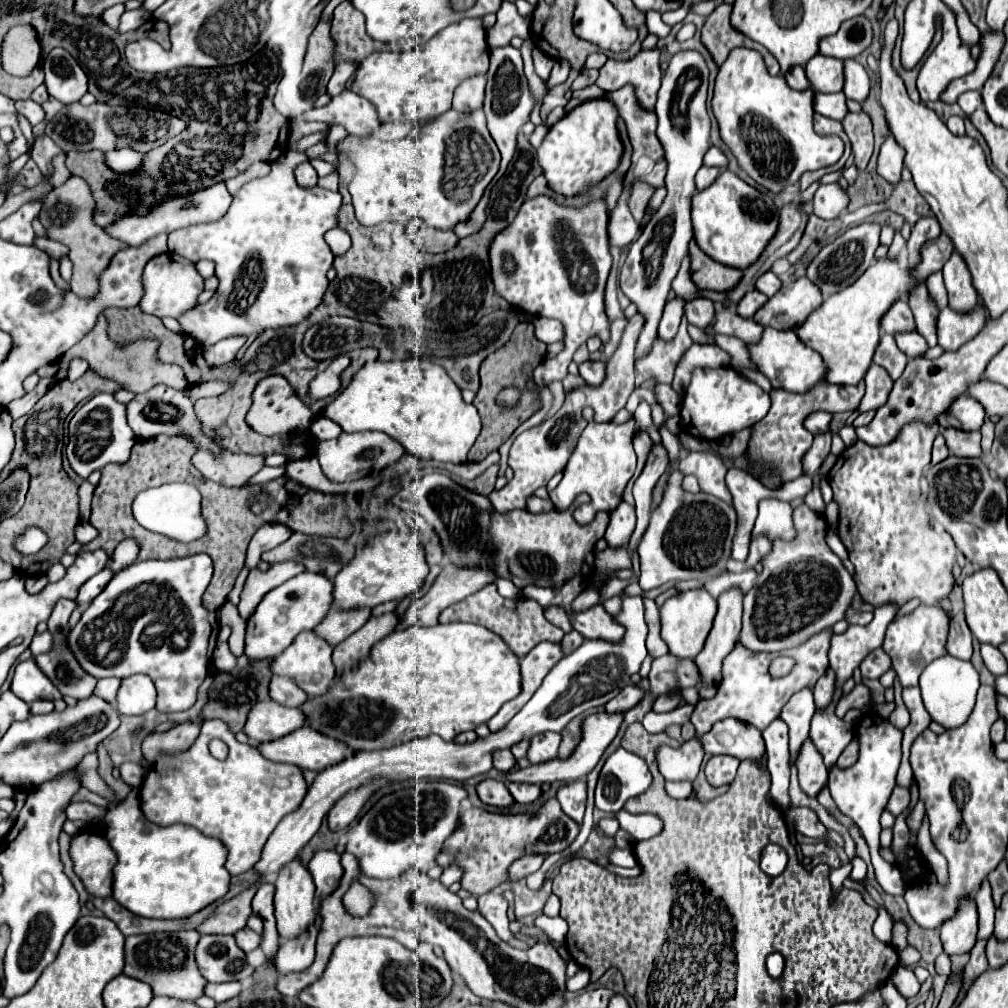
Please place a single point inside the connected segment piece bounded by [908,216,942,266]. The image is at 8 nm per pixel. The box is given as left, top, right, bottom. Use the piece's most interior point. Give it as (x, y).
(927, 227)

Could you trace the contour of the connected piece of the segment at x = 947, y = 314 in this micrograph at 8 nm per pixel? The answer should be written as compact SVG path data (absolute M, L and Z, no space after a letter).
M976 304L972 312L958 314L952 308L944 308L938 316L938 344L944 350L958 350L972 340L986 324L986 308Z

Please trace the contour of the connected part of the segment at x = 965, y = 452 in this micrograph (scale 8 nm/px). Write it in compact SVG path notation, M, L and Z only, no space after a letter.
M944 428L942 436L950 454L954 456L980 456L980 432L964 432L958 428Z

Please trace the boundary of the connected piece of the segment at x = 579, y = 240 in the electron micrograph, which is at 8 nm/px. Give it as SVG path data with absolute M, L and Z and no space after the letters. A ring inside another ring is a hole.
M536 196L522 204L518 210L516 220L504 228L500 234L496 234L492 248L490 248L490 266L492 266L492 280L496 286L496 292L514 308L524 310L532 316L548 316L562 320L566 332L564 332L564 350L556 358L546 358L540 366L540 370L534 370L534 378L538 386L548 386L552 380L562 380L568 374L568 364L572 362L574 352L586 344L588 338L598 336L602 342L610 340L610 318L606 316L604 308L604 290L606 280L612 268L612 254L610 254L610 242L608 242L608 212L604 202L592 202L584 208L566 208L558 206L548 196ZM504 258L514 260L514 270L504 272L502 260Z

